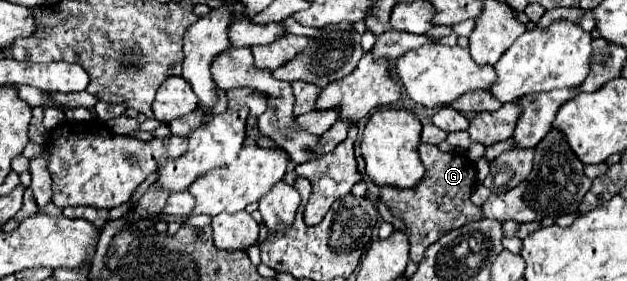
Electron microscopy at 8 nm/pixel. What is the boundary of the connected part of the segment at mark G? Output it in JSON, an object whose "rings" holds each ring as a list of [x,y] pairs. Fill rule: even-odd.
{"rings":[[[421,143],[419,159],[425,165],[425,175],[413,189],[397,189],[397,187],[379,187],[379,197],[387,205],[387,209],[401,219],[407,229],[409,245],[411,245],[411,261],[419,263],[423,253],[431,243],[443,237],[451,229],[459,229],[471,221],[481,219],[481,207],[471,203],[471,193],[477,185],[477,169],[475,163],[463,153],[445,153],[435,145]]]}

